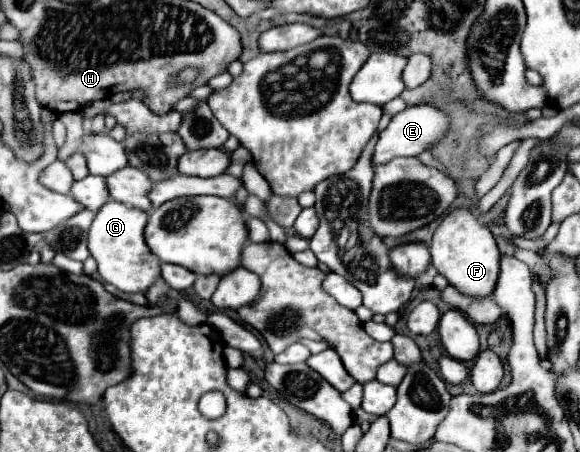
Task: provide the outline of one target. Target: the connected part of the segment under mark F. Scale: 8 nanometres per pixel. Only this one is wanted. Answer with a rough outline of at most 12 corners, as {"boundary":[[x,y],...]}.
{"boundary":[[455,209],[431,263],[467,297],[493,297],[501,253],[489,227]]}

